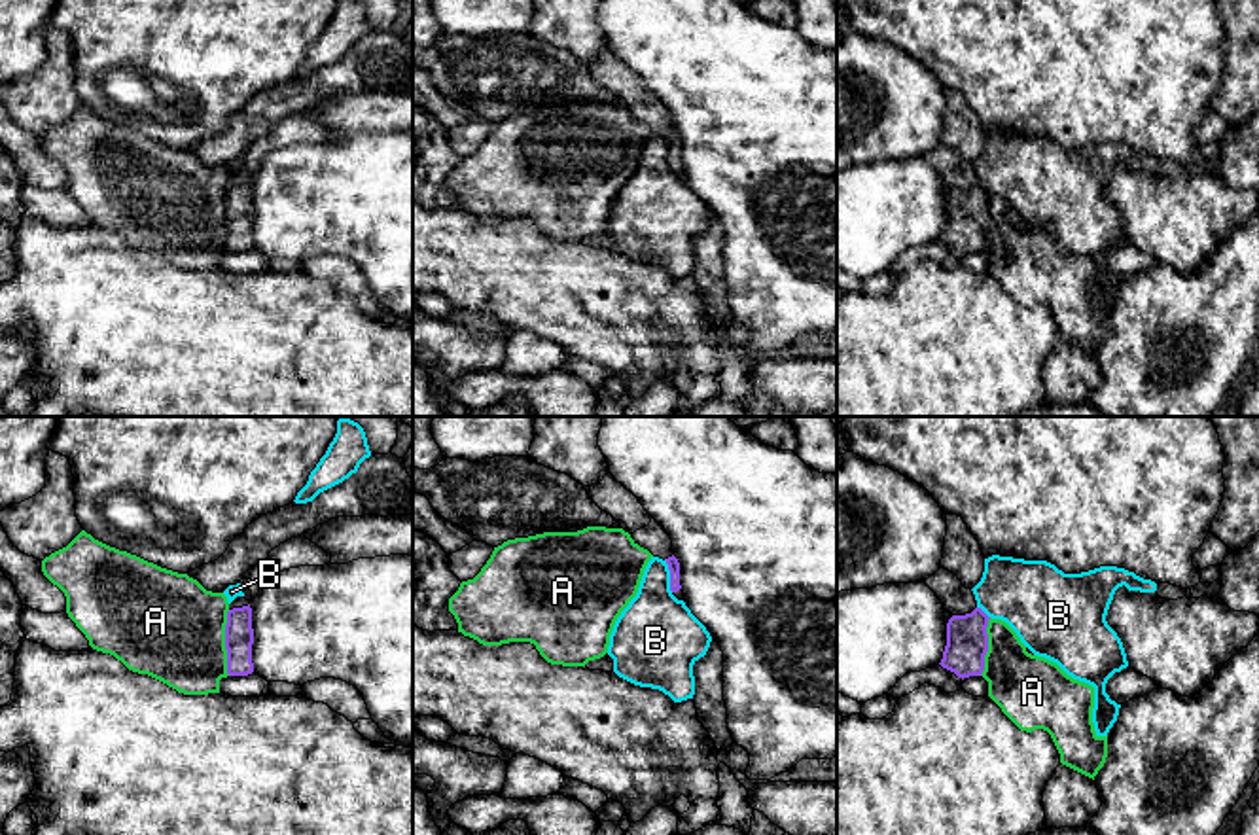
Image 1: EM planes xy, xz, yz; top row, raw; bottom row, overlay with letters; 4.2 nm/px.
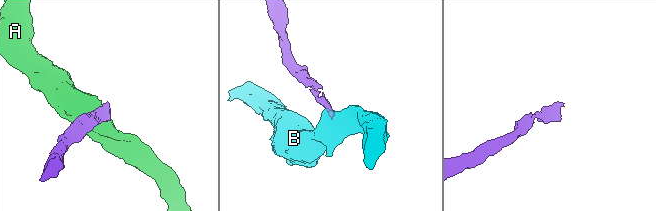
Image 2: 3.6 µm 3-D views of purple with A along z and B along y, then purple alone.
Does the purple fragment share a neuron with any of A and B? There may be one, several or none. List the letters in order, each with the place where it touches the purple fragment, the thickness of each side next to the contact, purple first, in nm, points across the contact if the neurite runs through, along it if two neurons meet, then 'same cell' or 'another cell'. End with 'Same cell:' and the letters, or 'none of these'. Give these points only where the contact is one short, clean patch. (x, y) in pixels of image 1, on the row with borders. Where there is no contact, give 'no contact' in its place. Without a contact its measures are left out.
A: meets purple in xy at (226, 642); 130 nm thick on the purple side, 440 nm on the other; border along xy (230, 610), (226, 625), (228, 675); another cell
B: meets purple in xz at (671, 576); 50 nm thick on the purple side, 340 nm on the other; border along xz (665, 559), (673, 591); another cell
Same cell: none of these

